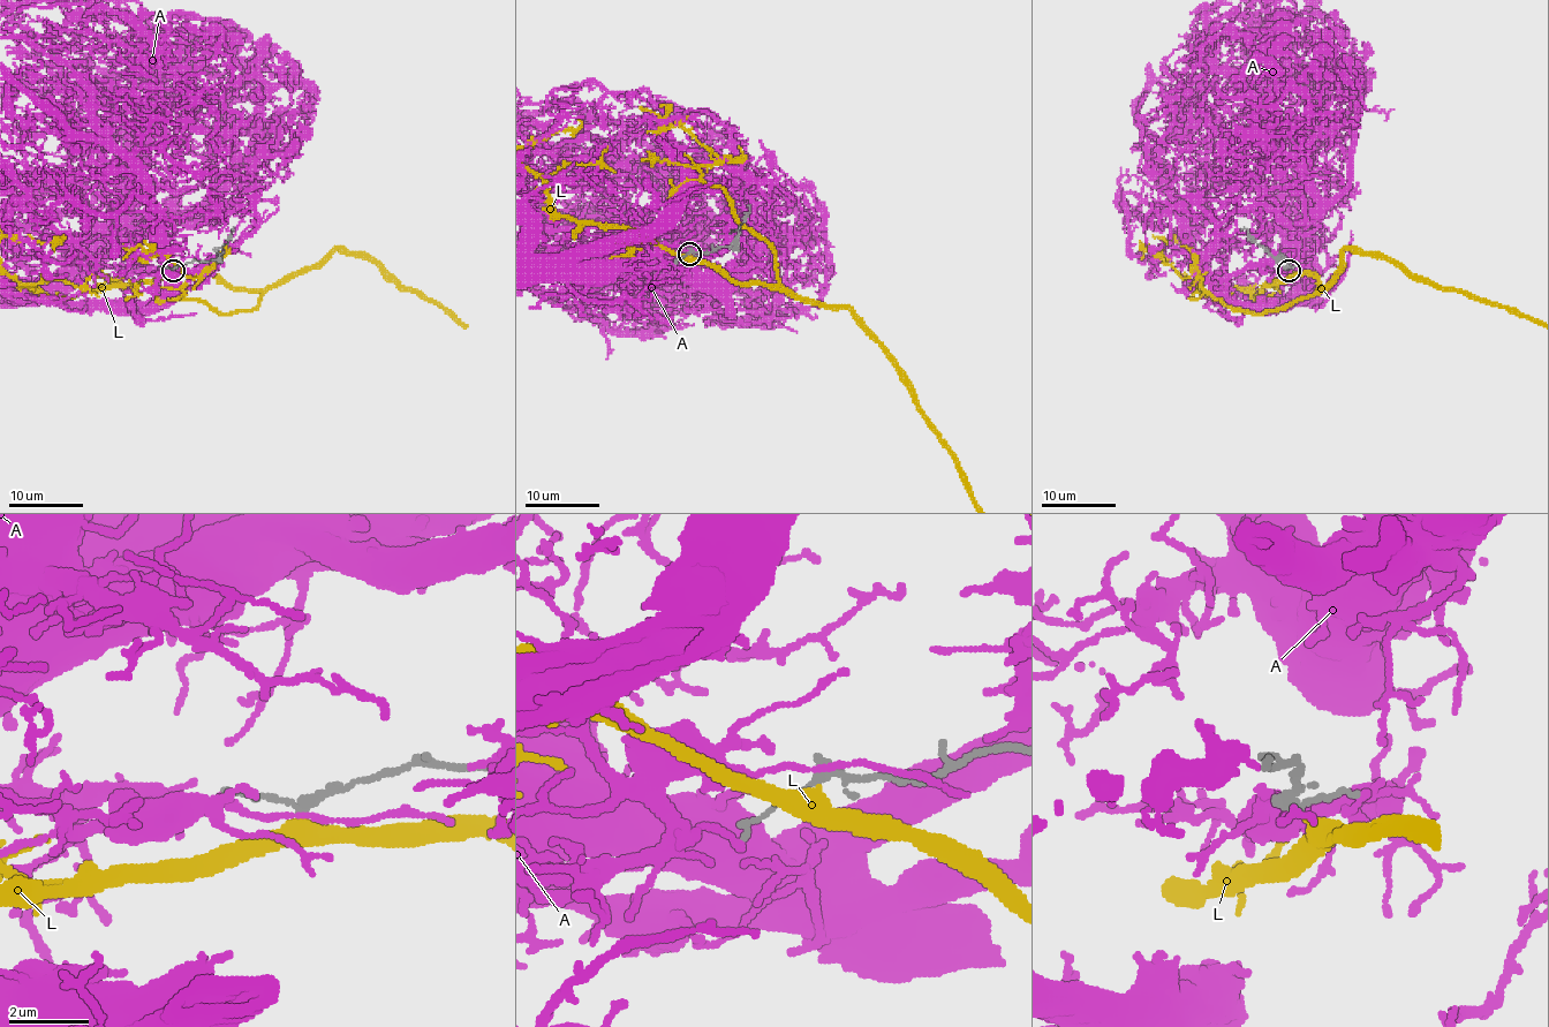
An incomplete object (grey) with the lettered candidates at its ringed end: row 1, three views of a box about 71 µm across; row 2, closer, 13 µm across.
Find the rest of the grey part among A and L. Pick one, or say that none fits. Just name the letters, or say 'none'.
L

